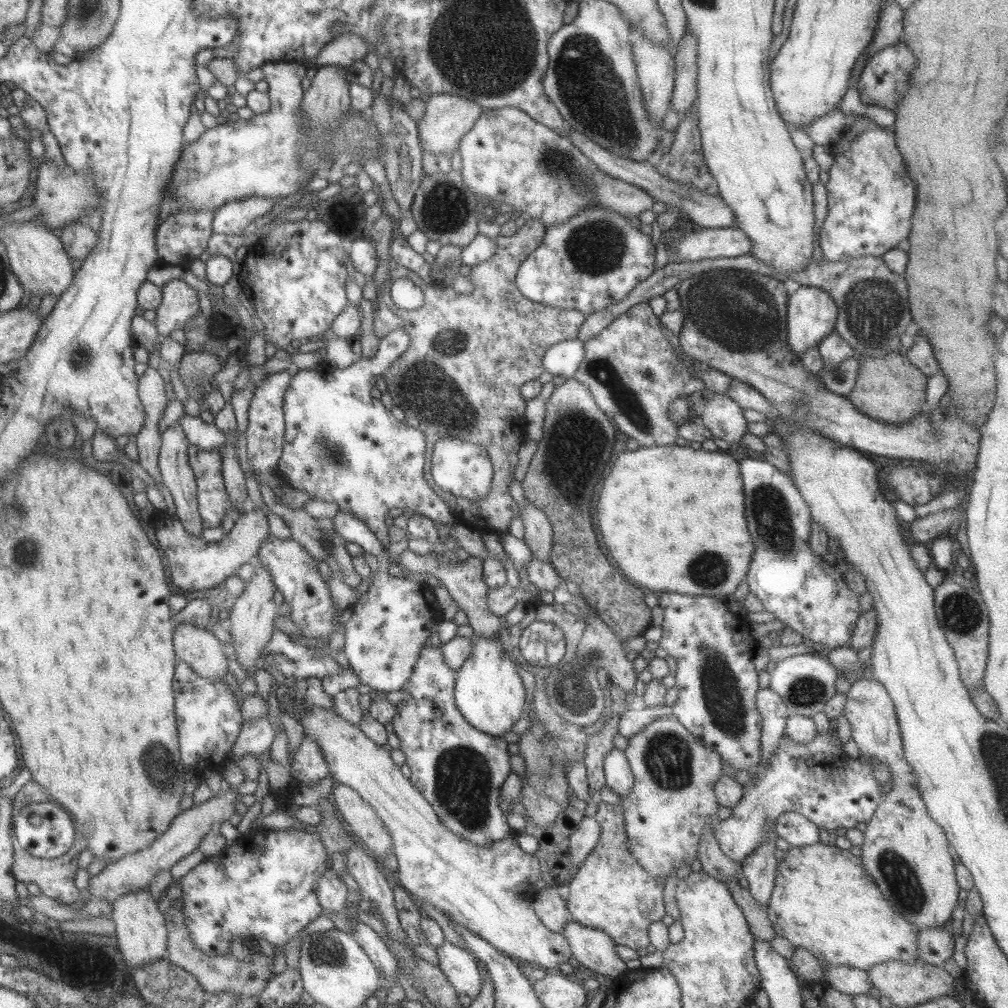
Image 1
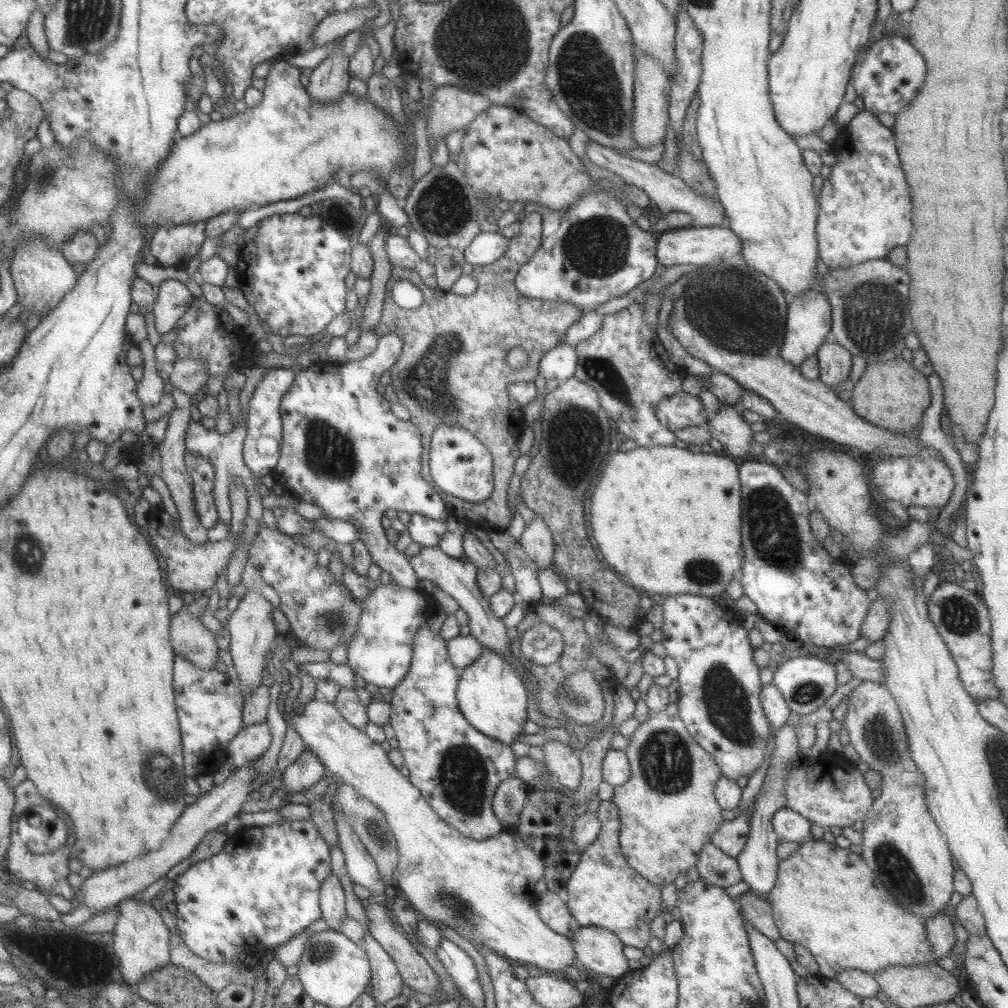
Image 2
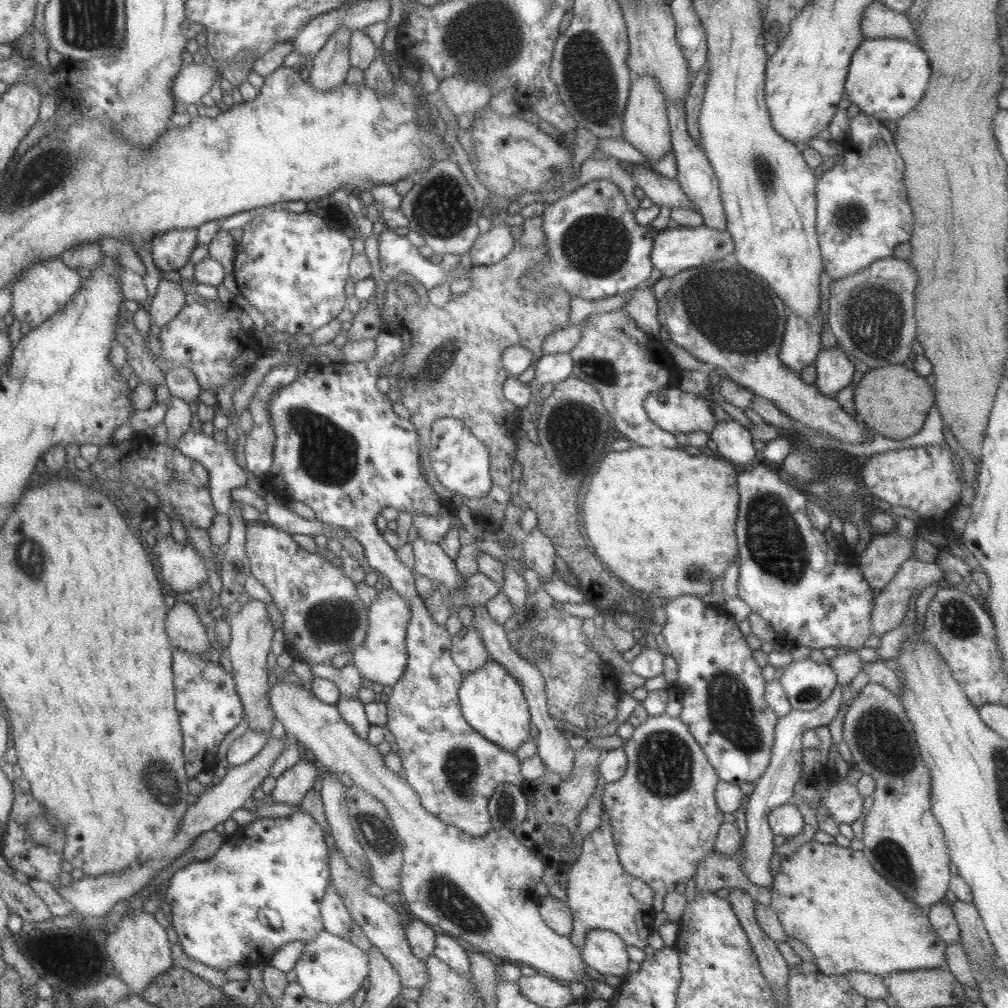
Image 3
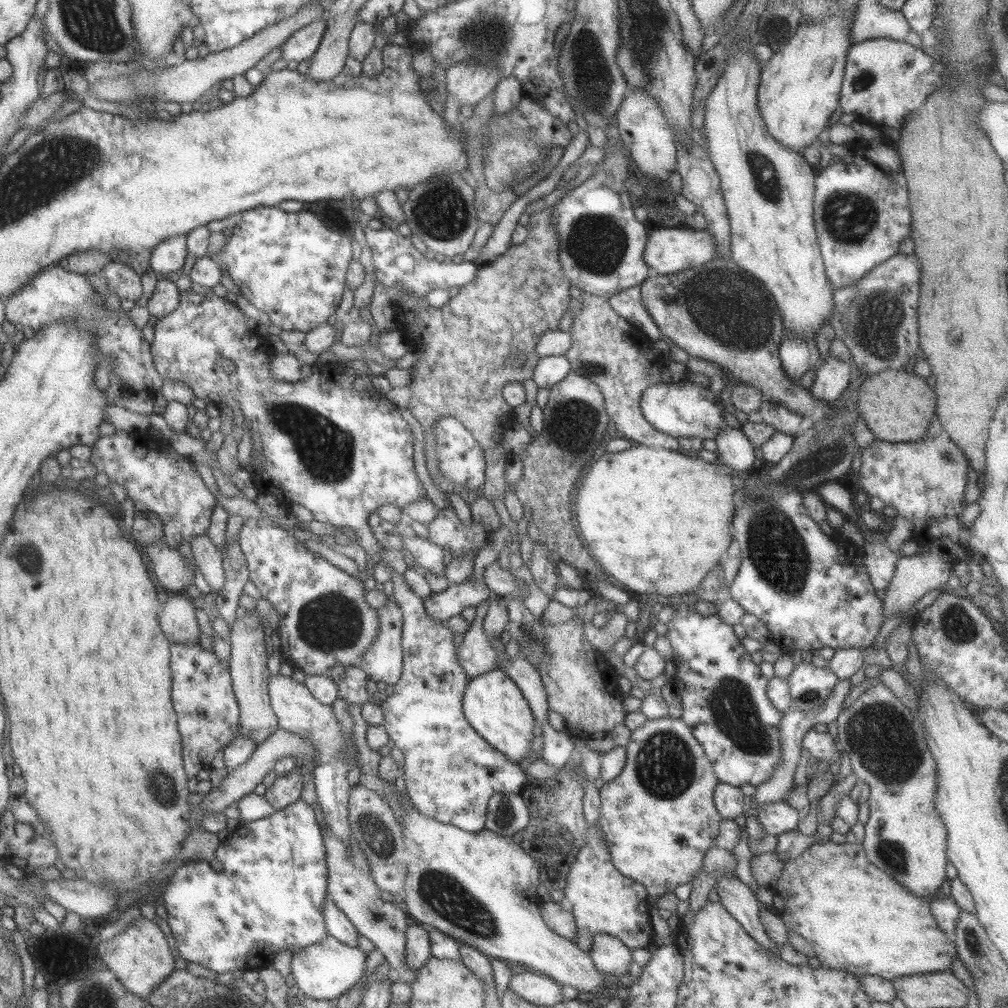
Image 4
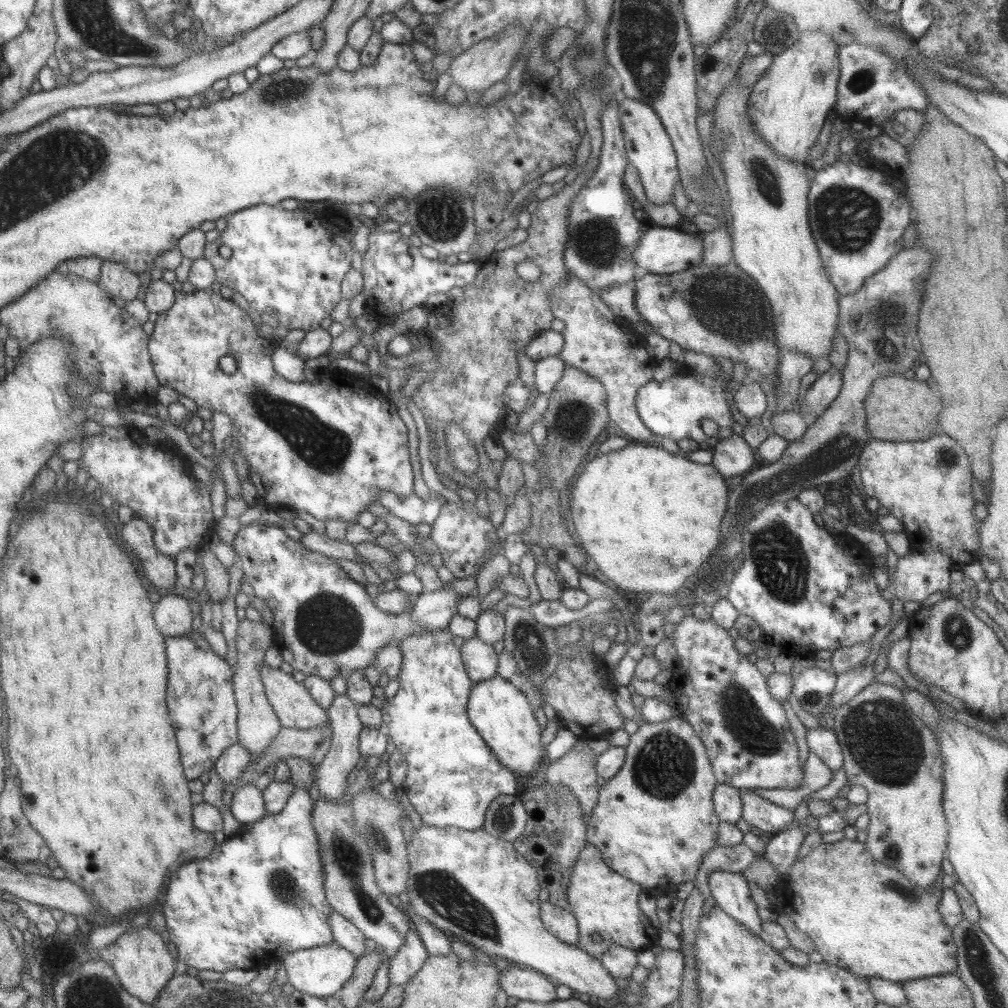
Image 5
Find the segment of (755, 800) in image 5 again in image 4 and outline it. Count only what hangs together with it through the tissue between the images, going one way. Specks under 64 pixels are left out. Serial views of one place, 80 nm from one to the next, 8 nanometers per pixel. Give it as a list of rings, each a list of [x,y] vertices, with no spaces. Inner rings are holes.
[[[782,800],[757,805],[754,808],[754,818],[764,834],[774,835],[797,829],[801,819],[799,812]]]

